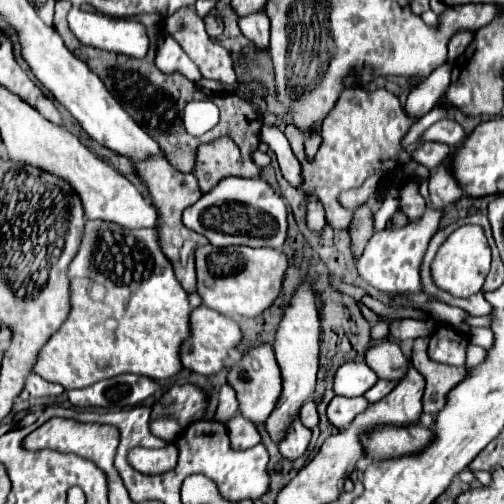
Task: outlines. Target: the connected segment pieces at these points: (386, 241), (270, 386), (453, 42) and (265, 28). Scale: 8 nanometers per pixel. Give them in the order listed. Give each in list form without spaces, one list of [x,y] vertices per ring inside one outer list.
[[[428,208],[426,214],[420,218],[420,222],[416,224],[408,224],[404,228],[398,228],[398,230],[382,230],[382,232],[376,232],[360,260],[358,260],[358,272],[360,276],[372,284],[374,288],[378,290],[388,290],[388,292],[422,292],[422,284],[420,284],[420,262],[424,258],[424,252],[426,252],[426,246],[430,242],[430,238],[434,236],[436,228],[438,228],[438,222],[442,218],[444,210],[432,210]]]
[[[258,344],[256,348],[248,348],[242,358],[228,368],[228,386],[234,388],[236,398],[238,398],[238,414],[242,414],[246,420],[254,424],[266,422],[268,414],[272,412],[280,390],[282,390],[282,380],[280,380],[280,368],[274,358],[272,344]]]
[[[458,32],[458,34],[454,34],[452,38],[450,38],[450,44],[448,44],[448,62],[452,64],[464,50],[466,50],[466,46],[470,44],[470,40],[472,40],[472,32]]]
[[[262,10],[240,18],[238,26],[242,30],[242,34],[256,46],[256,50],[266,52],[270,42],[270,20]]]

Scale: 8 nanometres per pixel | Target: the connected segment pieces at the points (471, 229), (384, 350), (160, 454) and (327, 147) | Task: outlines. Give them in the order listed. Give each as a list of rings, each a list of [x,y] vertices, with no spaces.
[[[462,226],[448,236],[448,240],[436,252],[432,260],[432,280],[440,290],[446,290],[452,296],[468,298],[480,292],[486,274],[490,270],[490,246],[480,226]]]
[[[384,340],[366,350],[366,364],[384,380],[400,380],[406,372],[408,358],[402,354],[400,346]]]
[[[168,444],[158,450],[148,450],[148,448],[134,448],[128,454],[130,464],[144,474],[156,474],[156,472],[168,472],[168,468],[176,466],[178,452],[174,444]]]
[[[348,88],[344,92],[332,112],[326,116],[324,126],[322,126],[322,148],[318,150],[316,158],[312,162],[306,162],[304,158],[304,136],[298,132],[294,126],[286,126],[284,134],[290,140],[290,146],[298,160],[302,162],[302,192],[316,196],[326,212],[326,220],[332,228],[338,228],[338,224],[348,224],[354,216],[354,210],[344,208],[338,200],[340,192],[350,190],[350,188],[360,188],[364,180],[378,170],[384,170],[390,162],[398,164],[398,152],[402,136],[408,132],[408,128],[414,124],[412,118],[406,116],[402,110],[398,98],[384,90],[370,90],[366,92],[364,88]]]

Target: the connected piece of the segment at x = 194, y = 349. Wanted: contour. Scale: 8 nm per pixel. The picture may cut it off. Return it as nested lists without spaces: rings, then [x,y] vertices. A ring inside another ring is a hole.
[[[198,306],[192,310],[190,324],[192,324],[192,336],[188,336],[188,340],[184,340],[184,344],[188,344],[188,352],[182,354],[184,368],[192,370],[196,374],[220,372],[224,368],[224,360],[228,358],[228,350],[234,348],[242,338],[238,324],[206,306]]]

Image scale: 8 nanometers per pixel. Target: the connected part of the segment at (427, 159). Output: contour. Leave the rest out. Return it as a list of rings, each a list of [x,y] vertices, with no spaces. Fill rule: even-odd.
[[[426,142],[422,146],[418,146],[414,152],[412,152],[412,160],[426,166],[430,172],[436,170],[440,166],[440,162],[448,156],[450,148],[446,144],[440,144],[440,142]]]

